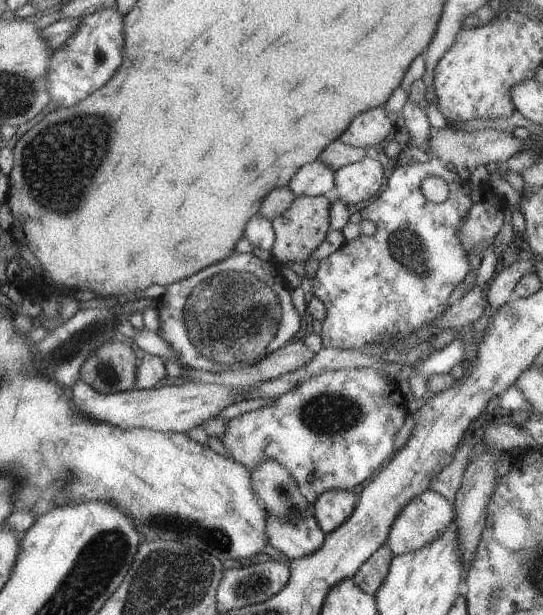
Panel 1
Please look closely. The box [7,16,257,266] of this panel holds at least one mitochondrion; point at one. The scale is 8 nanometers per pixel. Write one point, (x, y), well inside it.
(84, 139)

